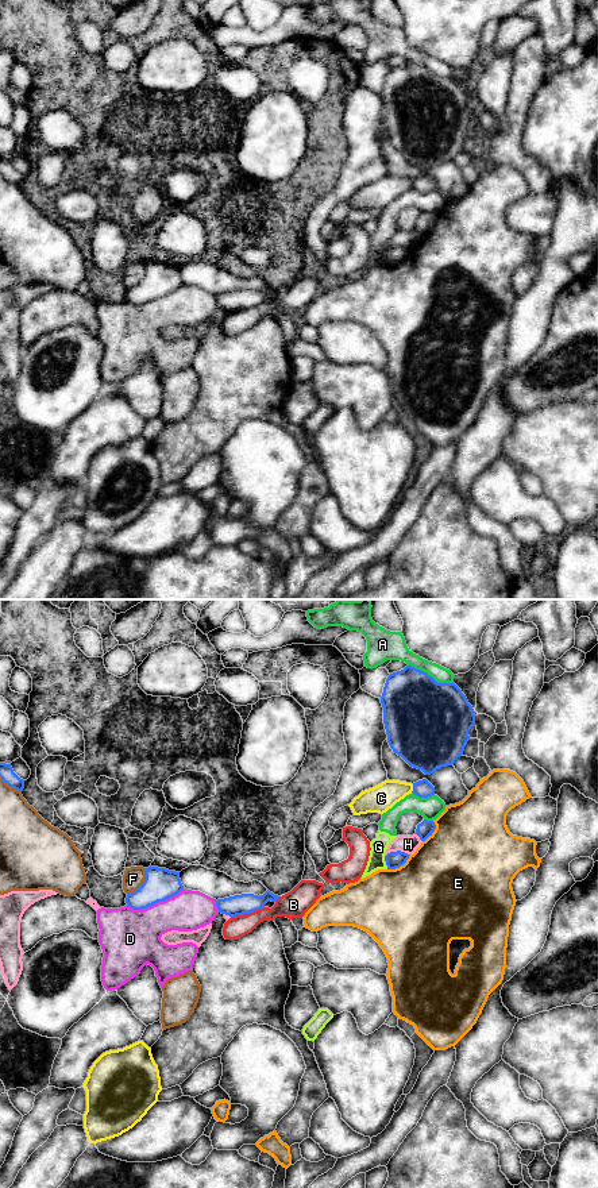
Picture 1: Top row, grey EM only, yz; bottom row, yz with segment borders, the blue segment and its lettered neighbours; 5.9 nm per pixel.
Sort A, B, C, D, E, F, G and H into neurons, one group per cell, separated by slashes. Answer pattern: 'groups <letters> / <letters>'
groups A G / B / C / D / E / F / H

